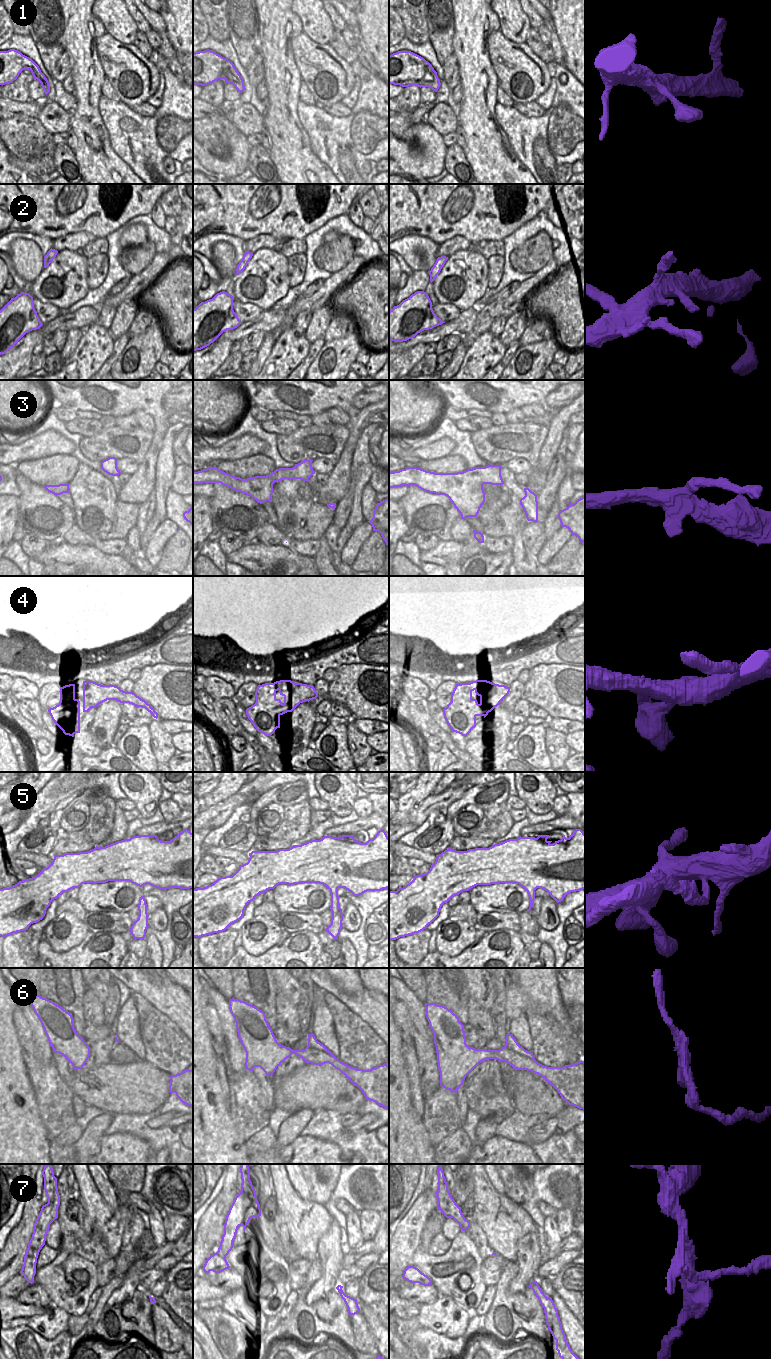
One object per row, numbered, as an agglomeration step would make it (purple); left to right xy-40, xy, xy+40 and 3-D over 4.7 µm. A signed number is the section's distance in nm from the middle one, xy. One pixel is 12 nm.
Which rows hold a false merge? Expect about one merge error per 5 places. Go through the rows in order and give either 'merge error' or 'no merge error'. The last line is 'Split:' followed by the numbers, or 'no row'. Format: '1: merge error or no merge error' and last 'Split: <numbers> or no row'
1: no merge error
2: no merge error
3: no merge error
4: no merge error
5: no merge error
6: no merge error
7: merge error
Split: 7

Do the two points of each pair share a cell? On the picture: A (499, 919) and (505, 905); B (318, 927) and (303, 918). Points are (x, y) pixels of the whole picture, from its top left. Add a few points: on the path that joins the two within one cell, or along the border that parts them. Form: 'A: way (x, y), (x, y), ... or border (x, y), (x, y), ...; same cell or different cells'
A: border (478, 912), (516, 912), (518, 914); different cells
B: way (314, 924), (307, 921); same cell

